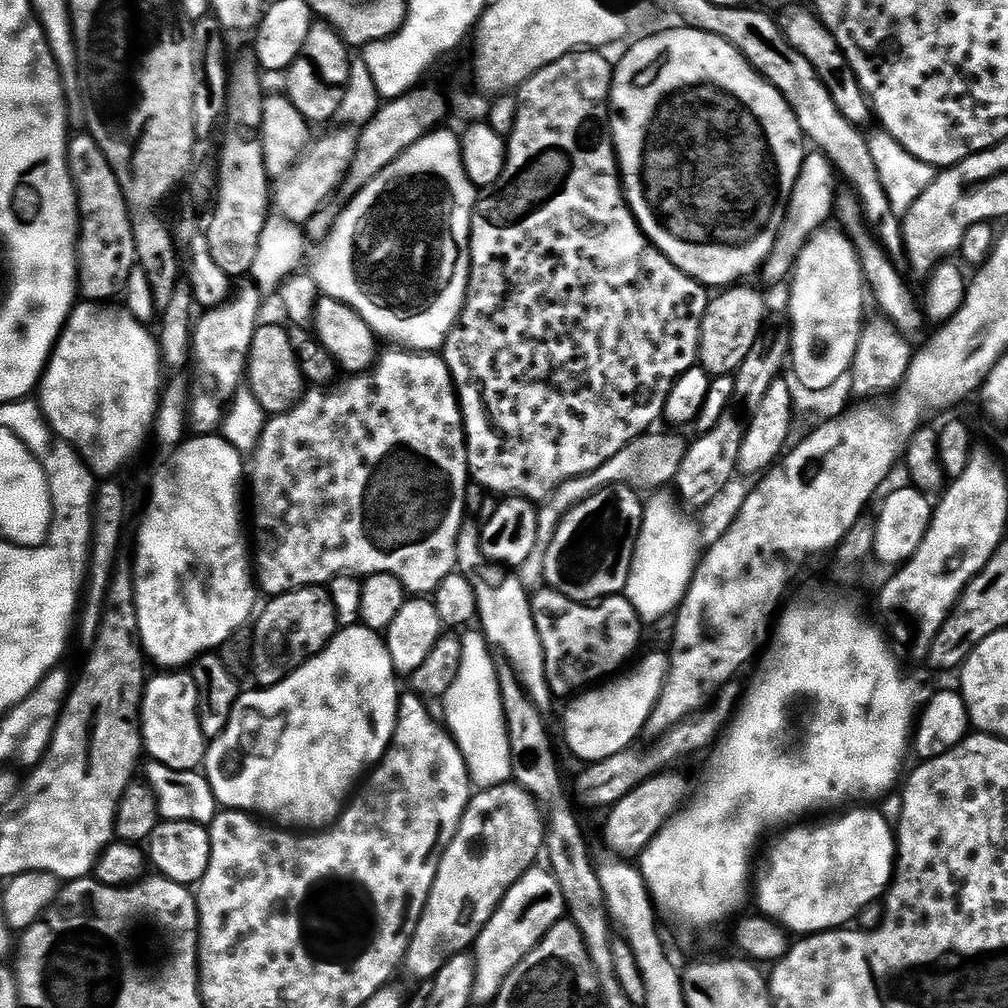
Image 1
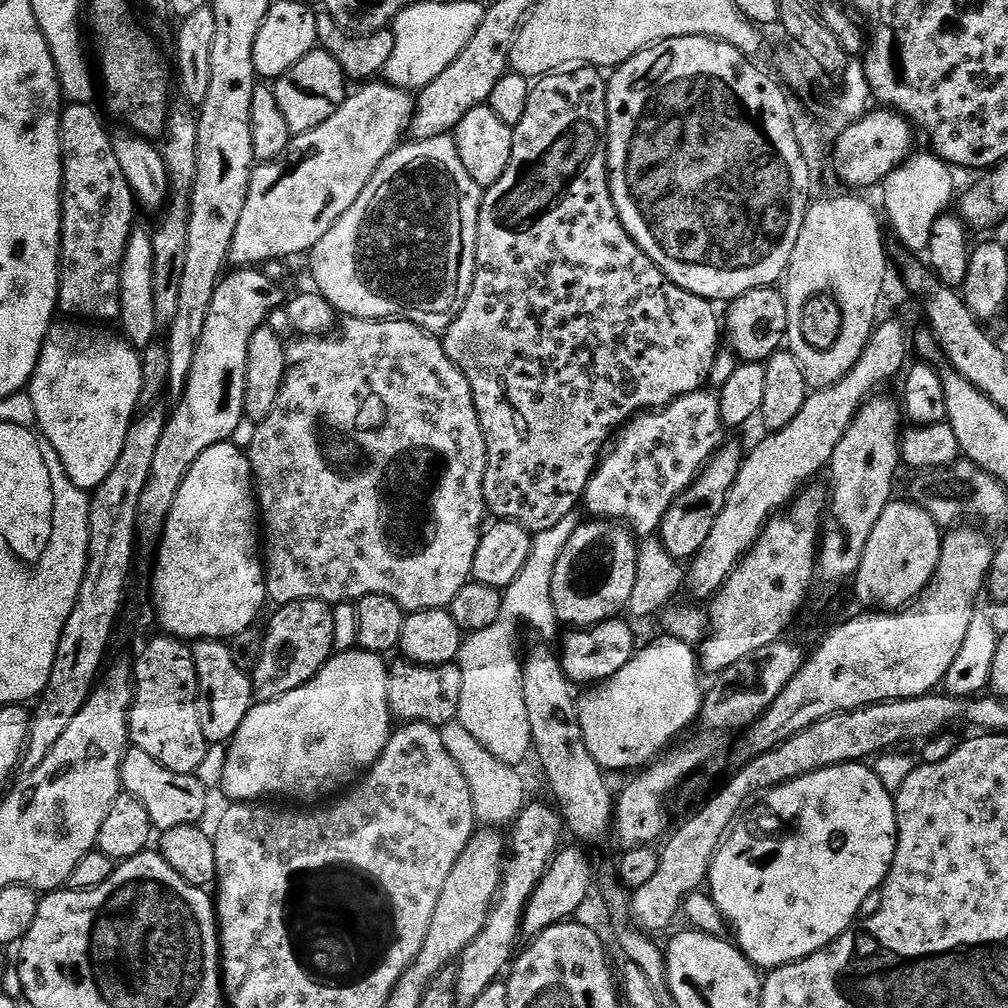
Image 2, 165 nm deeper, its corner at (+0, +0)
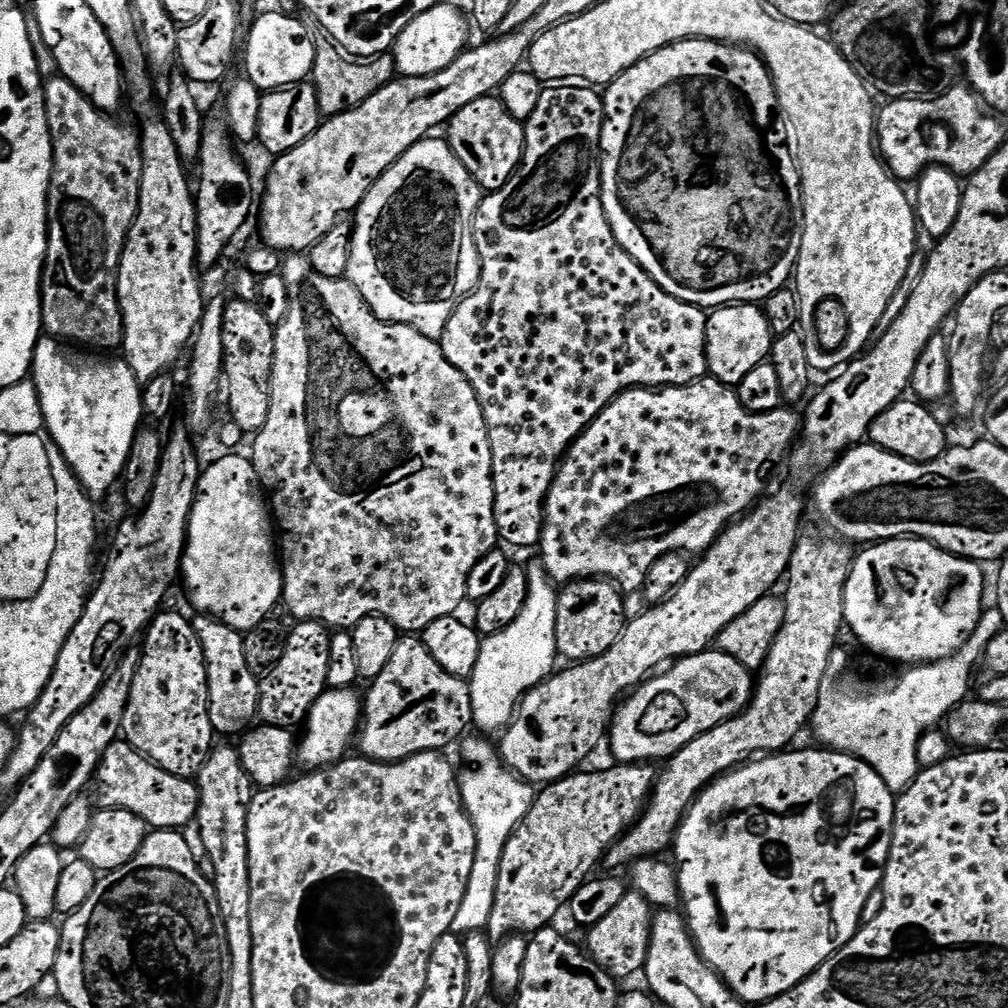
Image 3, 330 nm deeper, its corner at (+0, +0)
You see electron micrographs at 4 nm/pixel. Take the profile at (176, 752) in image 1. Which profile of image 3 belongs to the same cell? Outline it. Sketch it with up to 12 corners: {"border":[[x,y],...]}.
{"border":[[143,633],[123,739],[195,778],[214,747],[202,642]]}

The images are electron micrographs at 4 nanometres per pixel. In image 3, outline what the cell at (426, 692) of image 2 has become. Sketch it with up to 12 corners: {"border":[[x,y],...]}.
{"border":[[416,634],[362,700],[359,755],[393,764],[455,745],[468,680]]}

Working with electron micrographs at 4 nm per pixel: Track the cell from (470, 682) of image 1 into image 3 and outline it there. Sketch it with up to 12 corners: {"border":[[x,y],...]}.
{"border":[[527,565],[506,630],[481,639],[468,680],[472,724],[512,723],[553,675],[558,588]]}

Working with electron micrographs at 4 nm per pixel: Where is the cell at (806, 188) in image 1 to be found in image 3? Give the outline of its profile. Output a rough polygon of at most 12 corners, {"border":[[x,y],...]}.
{"border":[[960,84],[889,99],[880,159],[901,182],[927,168],[966,178],[1005,143]]}

